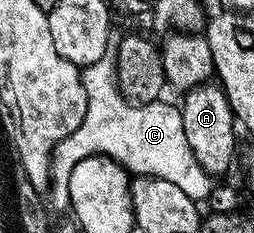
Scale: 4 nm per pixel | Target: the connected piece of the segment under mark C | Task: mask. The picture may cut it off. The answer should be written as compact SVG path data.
M112 48L108 49L104 57L99 58L94 64L83 67L82 77L88 101L86 116L82 116L82 124L78 124L78 128L74 128L74 132L70 132L70 136L66 136L52 150L50 166L53 171L70 171L74 168L74 164L78 164L78 160L111 158L113 162L120 163L133 175L170 180L170 184L178 184L178 188L182 188L182 192L186 192L186 196L193 200L207 199L214 182L200 167L198 160L194 160L194 152L190 152L190 144L186 144L186 132L182 132L179 105L171 106L167 100L143 104L126 101L116 83L116 50Z

